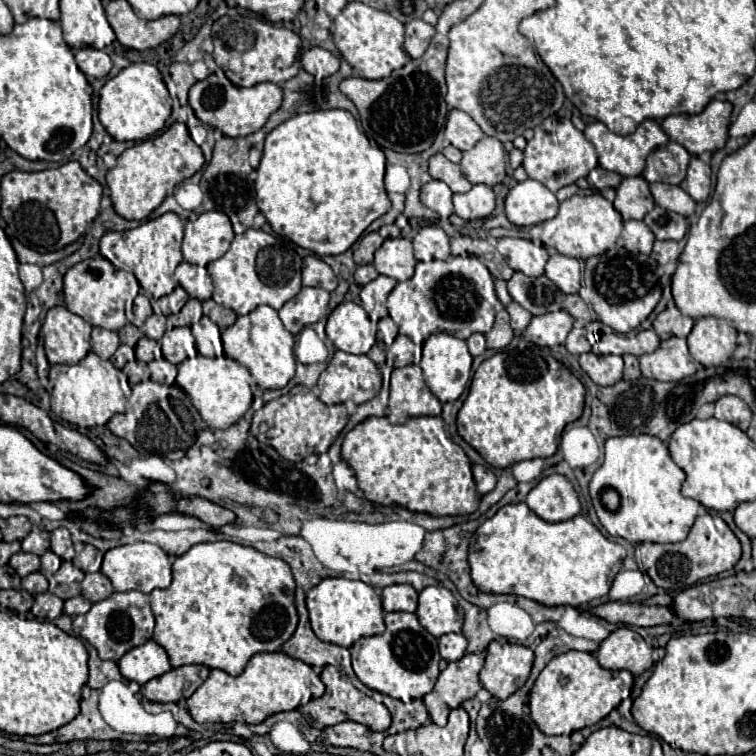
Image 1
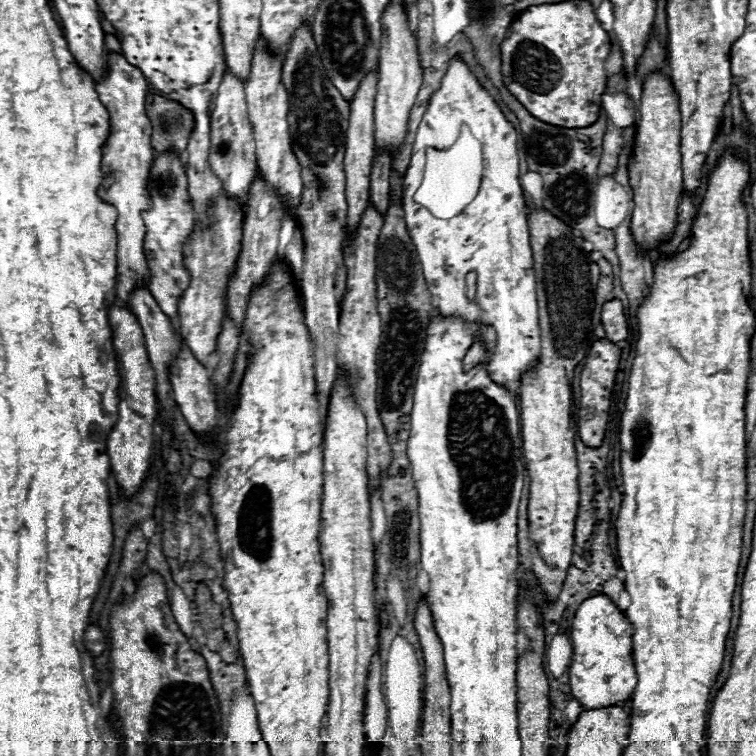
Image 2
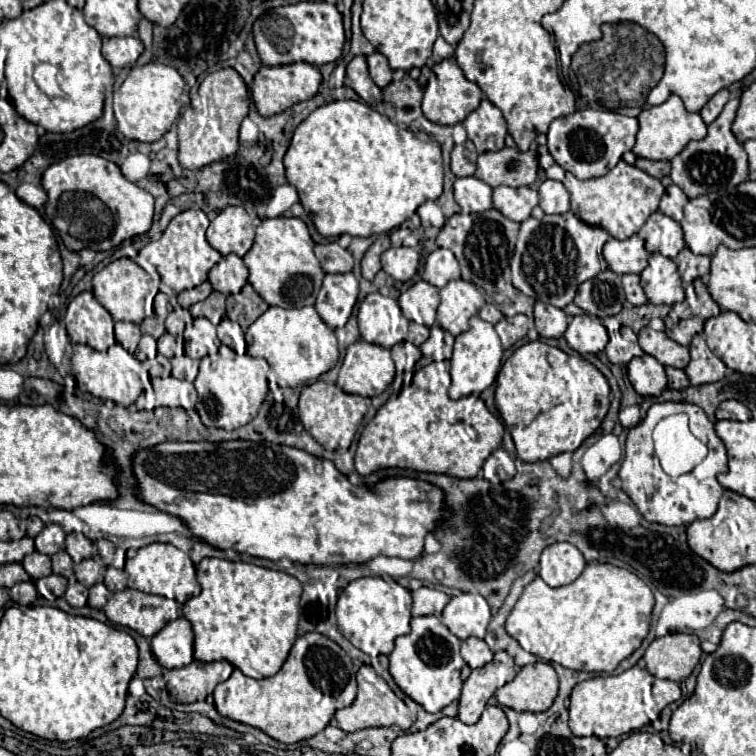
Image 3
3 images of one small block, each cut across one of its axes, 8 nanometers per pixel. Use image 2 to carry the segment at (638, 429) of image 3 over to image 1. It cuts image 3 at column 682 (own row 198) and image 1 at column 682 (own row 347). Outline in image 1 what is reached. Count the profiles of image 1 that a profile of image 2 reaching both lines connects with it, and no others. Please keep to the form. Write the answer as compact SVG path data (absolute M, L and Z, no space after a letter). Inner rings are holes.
M650 434L616 436L606 440L604 462L590 480L590 498L610 536L622 536L632 544L682 542L690 534L700 508L700 502L680 494L682 482L684 472L672 462L666 442ZM608 488L614 488L620 494L620 508L614 512L608 510L600 498Z

